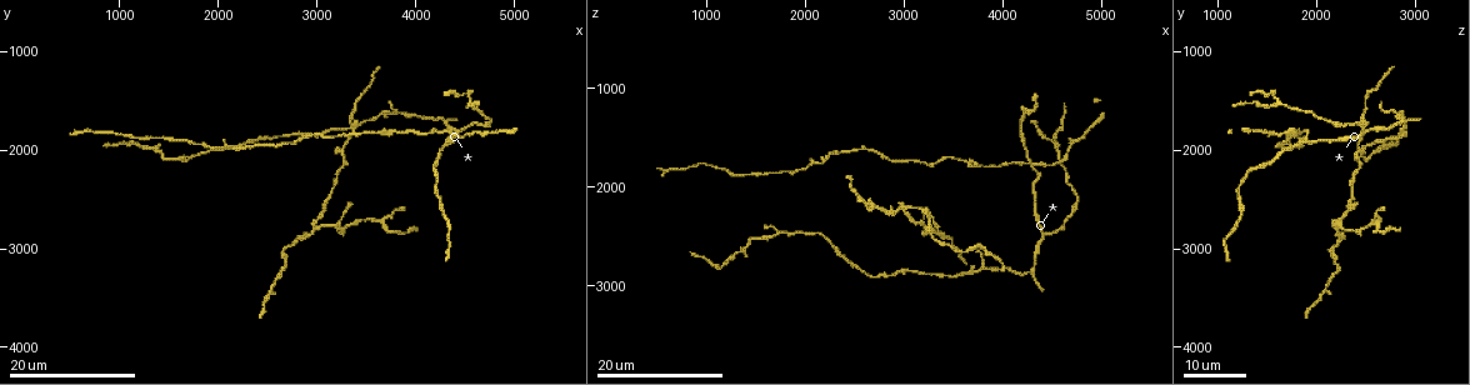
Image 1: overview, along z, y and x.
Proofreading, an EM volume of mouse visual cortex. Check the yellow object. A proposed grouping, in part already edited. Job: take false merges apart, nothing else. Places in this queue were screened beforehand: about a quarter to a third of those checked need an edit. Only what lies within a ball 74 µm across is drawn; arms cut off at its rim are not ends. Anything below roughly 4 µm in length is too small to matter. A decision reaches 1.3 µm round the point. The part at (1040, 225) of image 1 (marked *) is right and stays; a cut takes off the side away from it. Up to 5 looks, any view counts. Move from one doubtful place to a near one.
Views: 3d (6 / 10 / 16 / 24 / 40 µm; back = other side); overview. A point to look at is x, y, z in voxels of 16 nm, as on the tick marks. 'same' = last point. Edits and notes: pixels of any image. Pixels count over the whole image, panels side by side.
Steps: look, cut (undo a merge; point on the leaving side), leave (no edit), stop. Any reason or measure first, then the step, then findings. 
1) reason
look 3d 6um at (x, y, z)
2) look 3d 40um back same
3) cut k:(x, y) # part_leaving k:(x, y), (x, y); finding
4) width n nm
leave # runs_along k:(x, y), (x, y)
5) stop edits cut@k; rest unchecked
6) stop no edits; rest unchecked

arms part here
look 3d 16um at (4440, 1800, 2480)

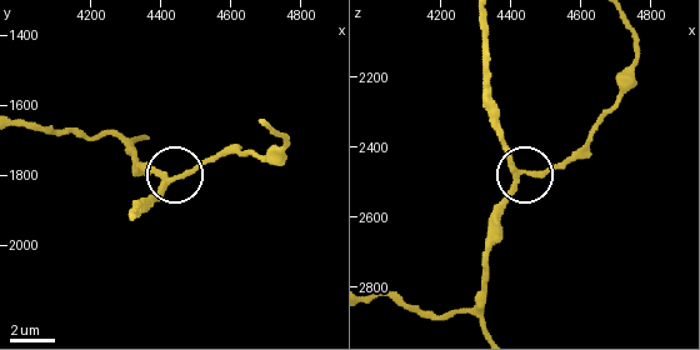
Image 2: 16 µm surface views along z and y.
look 3d 10um at (4420, 1820, 2480)

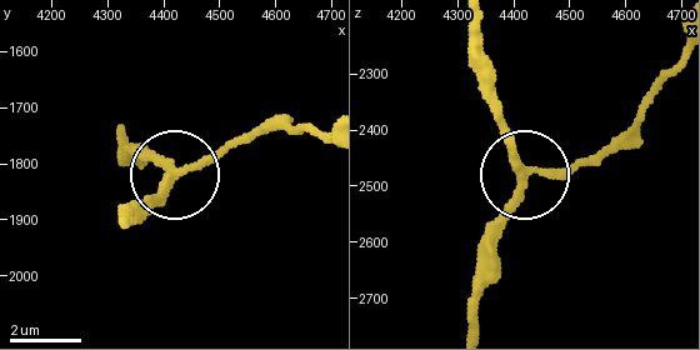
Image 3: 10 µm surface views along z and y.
leave # runs_along 3:(156, 198), (165, 180), (210, 165), (243, 139); continuous, no second neuron

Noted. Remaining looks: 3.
three arms meet
look 3d 16um at (4580, 1500, 1620)

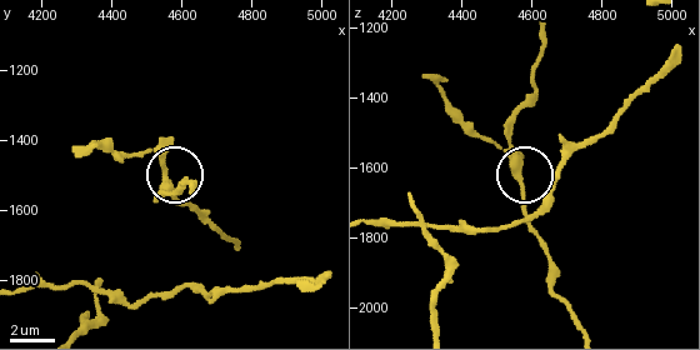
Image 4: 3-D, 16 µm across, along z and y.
zoom in
look 3d 6um at (4560, 1520, 1610)

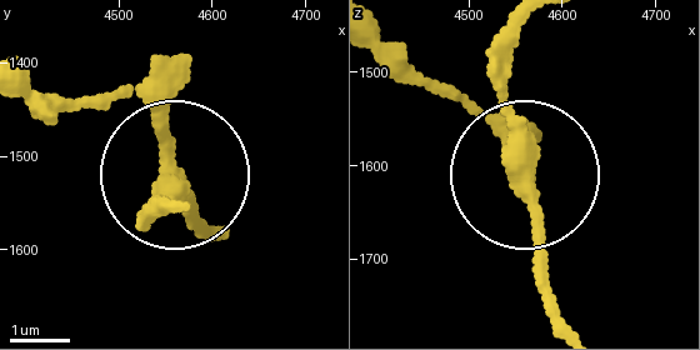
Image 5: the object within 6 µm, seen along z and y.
arms 3
leave # all the same neuron

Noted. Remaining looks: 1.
stop no edits; rest unchecked

